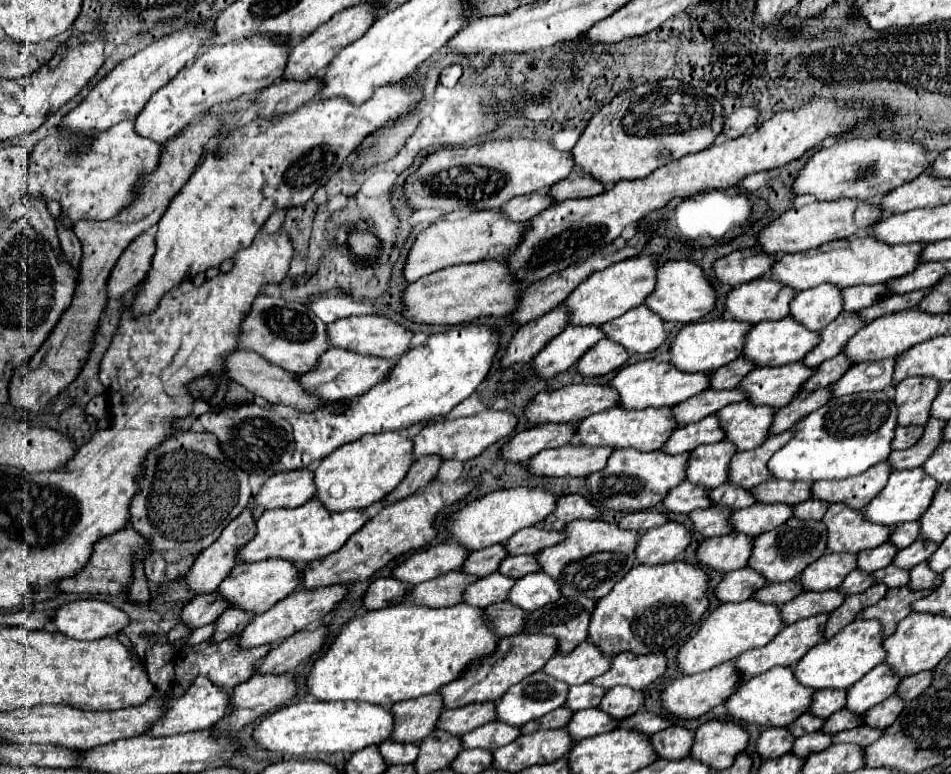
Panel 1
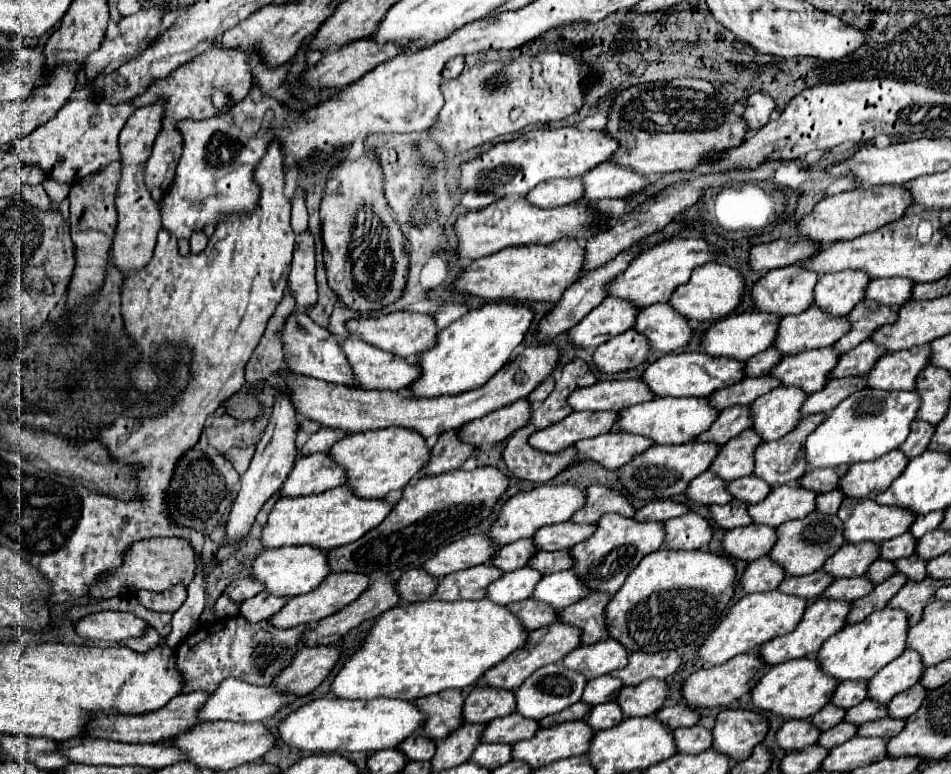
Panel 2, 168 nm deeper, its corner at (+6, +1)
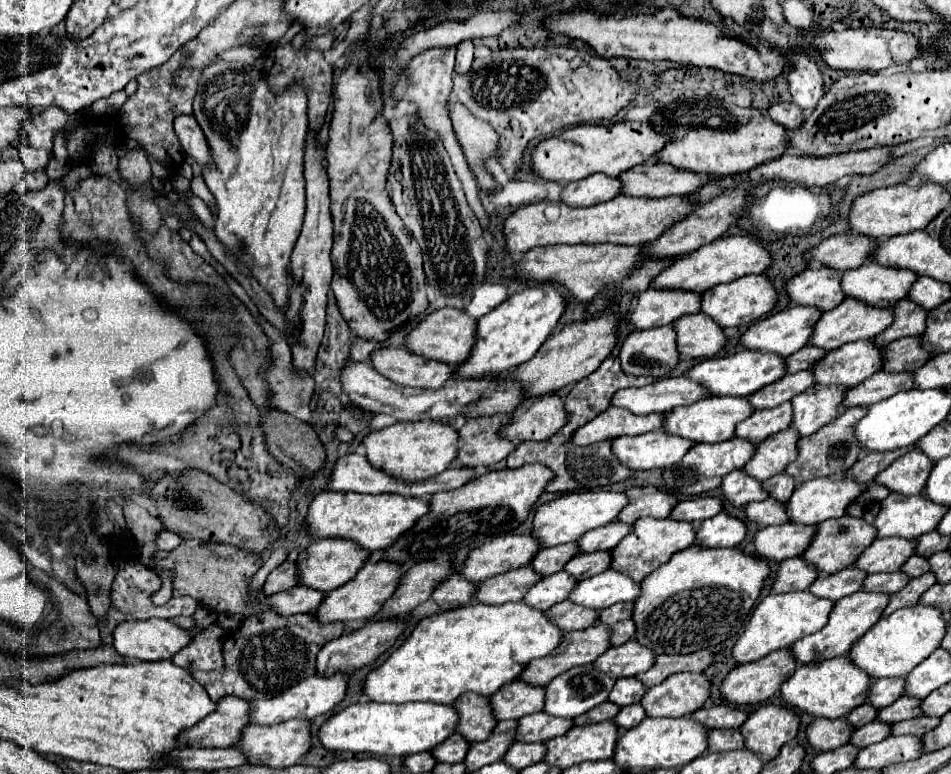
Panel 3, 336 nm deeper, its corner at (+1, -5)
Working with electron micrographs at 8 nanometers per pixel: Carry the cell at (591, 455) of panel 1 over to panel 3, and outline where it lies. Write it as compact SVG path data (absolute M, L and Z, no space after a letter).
M657 430L639 436L619 436L611 442L611 452L631 470L651 470L677 464L691 446L691 440Z

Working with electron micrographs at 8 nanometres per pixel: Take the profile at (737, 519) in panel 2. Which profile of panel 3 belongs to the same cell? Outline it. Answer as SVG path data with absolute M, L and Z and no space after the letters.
M767 498L761 502L751 502L743 508L745 512L745 522L753 522L759 528L763 526L773 526L773 524L785 524L787 516L785 516L785 504Z

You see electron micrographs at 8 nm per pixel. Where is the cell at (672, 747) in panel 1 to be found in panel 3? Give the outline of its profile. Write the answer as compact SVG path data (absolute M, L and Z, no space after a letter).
M709 730L707 744L709 744L711 752L743 748L743 740L741 740L741 734L737 730Z

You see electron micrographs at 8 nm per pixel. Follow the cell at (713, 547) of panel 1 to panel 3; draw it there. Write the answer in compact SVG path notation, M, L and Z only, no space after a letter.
M779 524L757 530L753 536L755 556L763 560L785 560L799 556L815 534L815 526L799 524Z

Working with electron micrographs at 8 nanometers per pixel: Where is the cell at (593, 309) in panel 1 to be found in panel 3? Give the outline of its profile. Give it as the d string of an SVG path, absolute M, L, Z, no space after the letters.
M729 236L729 238L717 238L711 244L705 244L689 254L675 256L673 262L651 280L649 288L657 290L687 290L687 292L705 292L707 288L721 284L721 282L733 282L735 278L741 278L745 274L763 274L765 268L771 264L769 252L753 238L747 236Z

